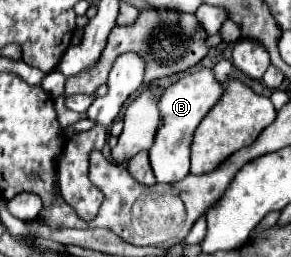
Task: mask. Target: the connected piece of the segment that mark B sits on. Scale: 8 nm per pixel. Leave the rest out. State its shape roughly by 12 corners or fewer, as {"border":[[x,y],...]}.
{"border":[[209,68],[163,90],[157,182],[189,174],[193,132],[223,94]]}

